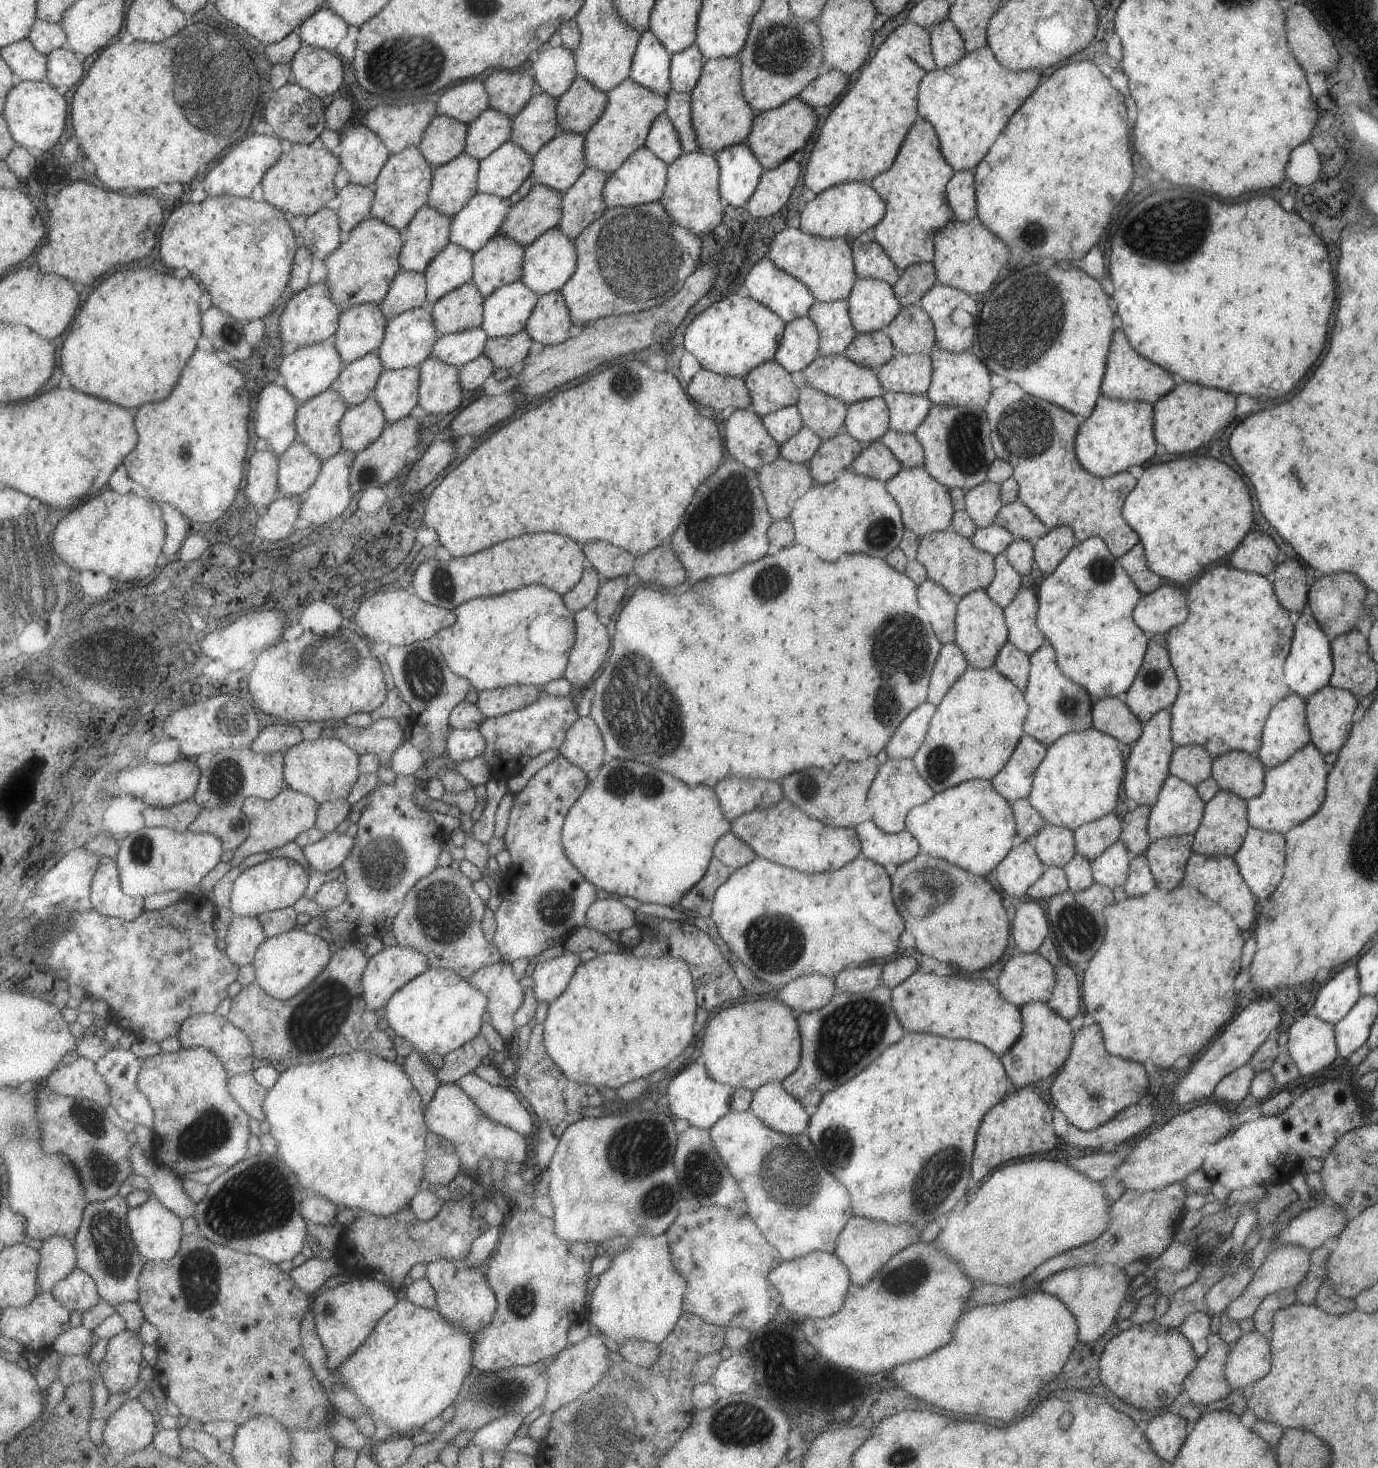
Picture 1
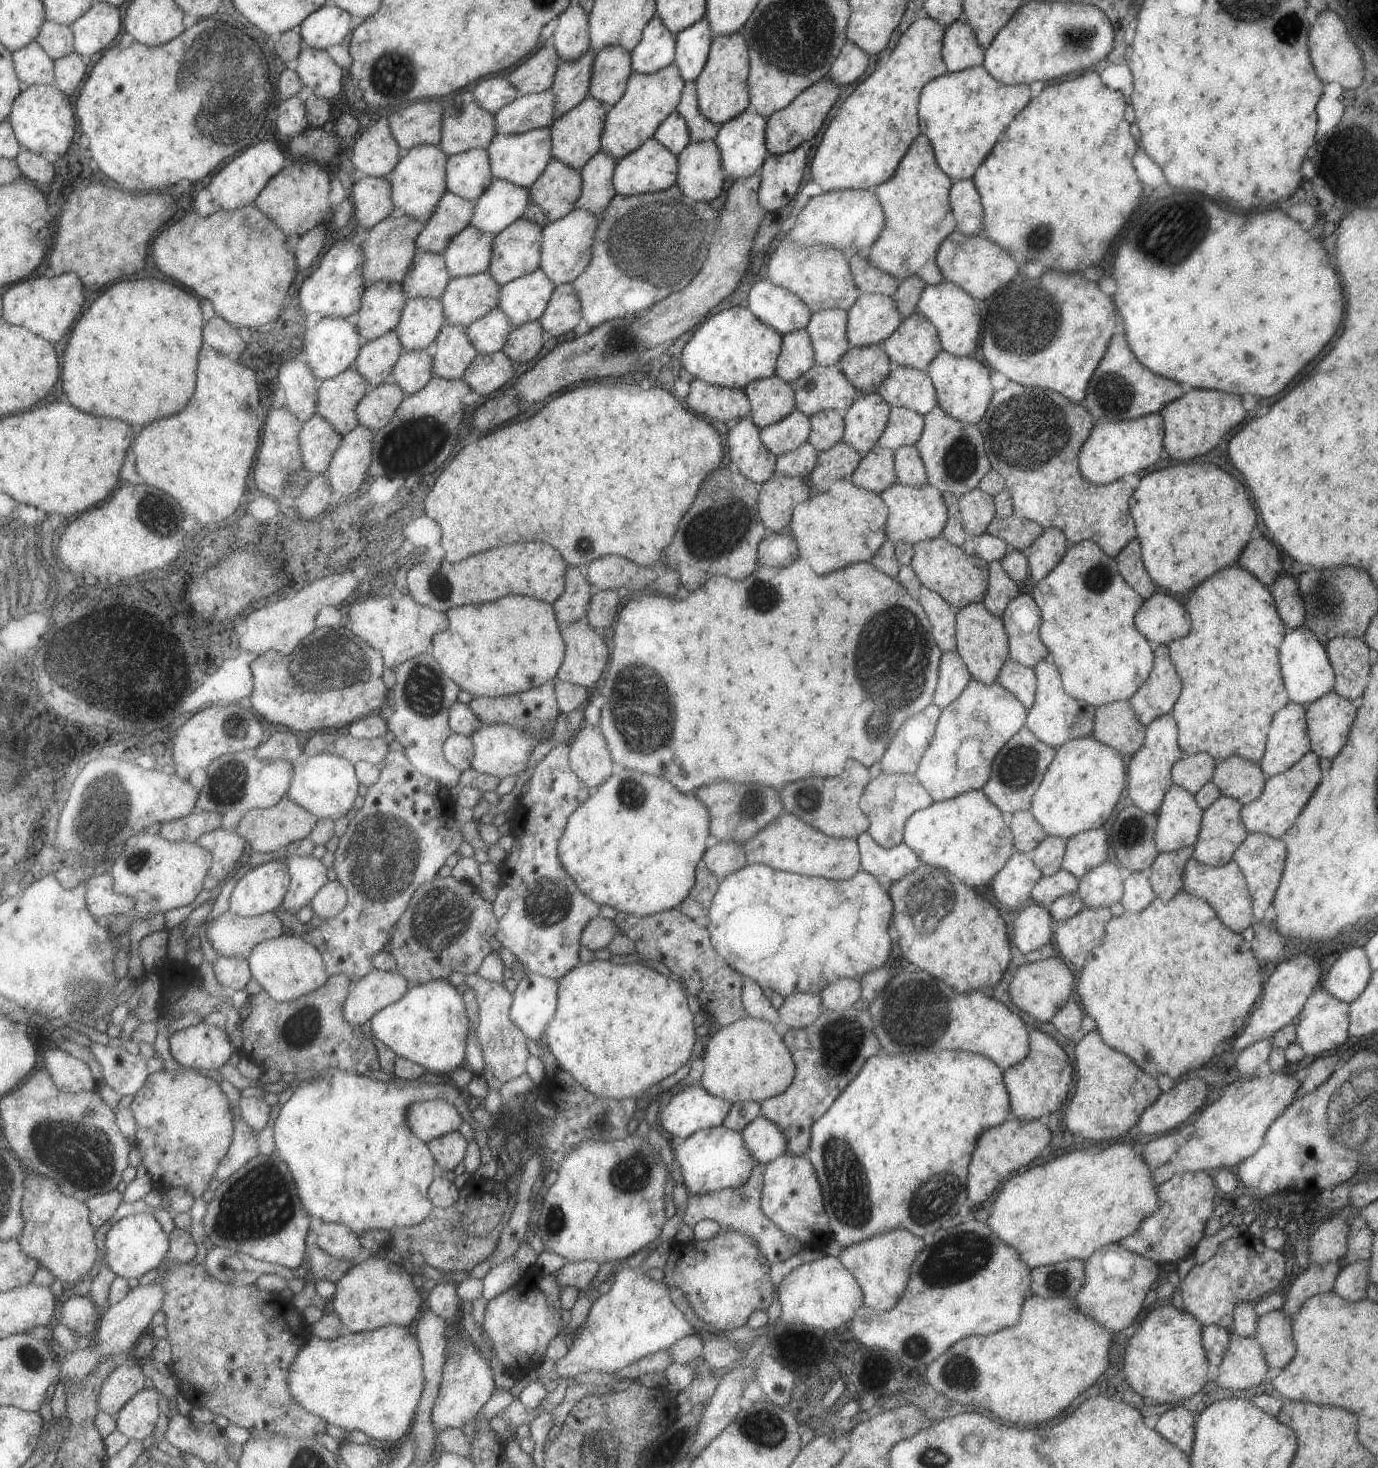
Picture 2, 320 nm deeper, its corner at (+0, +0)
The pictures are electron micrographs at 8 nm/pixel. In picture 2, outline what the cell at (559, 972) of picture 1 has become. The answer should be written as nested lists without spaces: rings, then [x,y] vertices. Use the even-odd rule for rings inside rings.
[[[528,974],[516,982],[513,990],[512,1021],[531,1042],[543,1039],[544,1030],[556,1009],[556,982],[550,978]]]

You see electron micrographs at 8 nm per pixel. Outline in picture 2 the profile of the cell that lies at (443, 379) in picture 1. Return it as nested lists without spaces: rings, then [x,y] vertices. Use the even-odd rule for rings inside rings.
[[[447,324],[433,348],[435,376],[463,379],[477,353],[476,347],[469,342],[468,327]]]

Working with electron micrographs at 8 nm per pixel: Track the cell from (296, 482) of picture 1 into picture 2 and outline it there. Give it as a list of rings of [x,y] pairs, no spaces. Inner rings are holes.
[[[317,413],[304,424],[300,441],[305,464],[317,475],[329,470],[334,454],[344,442],[344,436],[323,415]]]

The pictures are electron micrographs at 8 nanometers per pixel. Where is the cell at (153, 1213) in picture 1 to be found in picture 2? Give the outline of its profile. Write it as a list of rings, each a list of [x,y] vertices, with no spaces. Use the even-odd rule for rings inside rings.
[[[137,1213],[117,1221],[108,1228],[105,1241],[105,1263],[119,1277],[141,1278],[165,1260],[170,1249],[170,1234],[163,1230],[159,1220],[150,1214]]]

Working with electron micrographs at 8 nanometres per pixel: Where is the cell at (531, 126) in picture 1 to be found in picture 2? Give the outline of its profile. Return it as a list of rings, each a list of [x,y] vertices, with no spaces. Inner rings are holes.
[[[588,46],[580,57],[560,61],[549,88],[554,96],[553,119],[577,106],[588,95],[594,54],[594,50]]]

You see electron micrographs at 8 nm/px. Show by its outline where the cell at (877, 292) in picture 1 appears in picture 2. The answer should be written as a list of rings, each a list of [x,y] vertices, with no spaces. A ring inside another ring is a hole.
[[[861,293],[846,310],[846,337],[850,347],[879,345],[902,321],[891,297]]]

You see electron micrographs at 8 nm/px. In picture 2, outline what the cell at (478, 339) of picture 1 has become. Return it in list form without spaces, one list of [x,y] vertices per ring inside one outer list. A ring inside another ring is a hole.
[[[495,306],[491,312],[468,326],[469,342],[481,354],[491,354],[504,348],[513,326],[507,315]]]

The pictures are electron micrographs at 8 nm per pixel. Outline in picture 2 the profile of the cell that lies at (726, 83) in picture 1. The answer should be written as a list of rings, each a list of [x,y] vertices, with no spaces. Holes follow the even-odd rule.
[[[739,31],[728,35],[713,34],[705,64],[694,80],[699,112],[717,126],[743,113],[750,103],[747,75],[748,48],[744,36]]]

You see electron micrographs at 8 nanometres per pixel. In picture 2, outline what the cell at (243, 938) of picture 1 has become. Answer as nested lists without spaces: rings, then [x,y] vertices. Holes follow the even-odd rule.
[[[220,956],[213,969],[217,982],[228,993],[245,990],[251,978],[254,978],[247,959]]]

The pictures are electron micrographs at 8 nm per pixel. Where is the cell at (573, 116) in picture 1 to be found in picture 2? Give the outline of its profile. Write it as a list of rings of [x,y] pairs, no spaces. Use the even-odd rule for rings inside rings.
[[[619,45],[600,48],[594,54],[588,95],[606,108],[614,105],[623,96],[631,73],[630,53]]]

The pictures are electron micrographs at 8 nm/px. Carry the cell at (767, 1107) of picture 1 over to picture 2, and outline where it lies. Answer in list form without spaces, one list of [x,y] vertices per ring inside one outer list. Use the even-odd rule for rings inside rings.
[[[760,1114],[740,1133],[745,1148],[758,1166],[786,1152],[786,1140],[780,1128]]]

